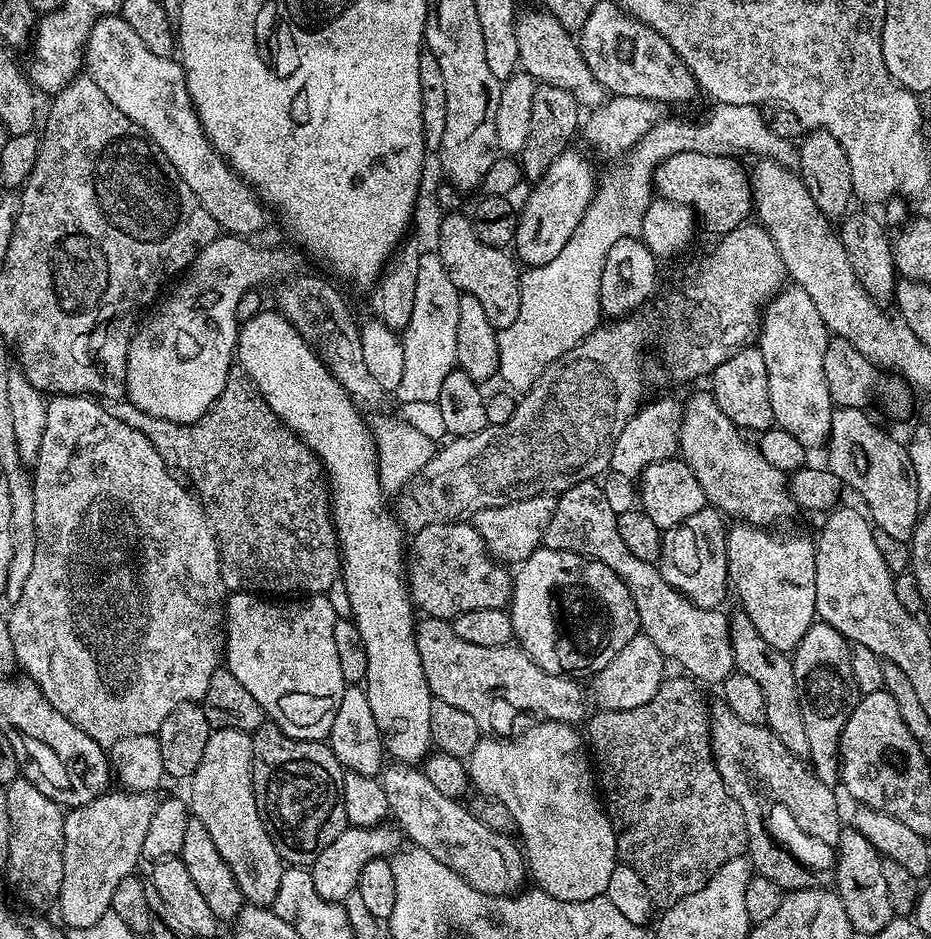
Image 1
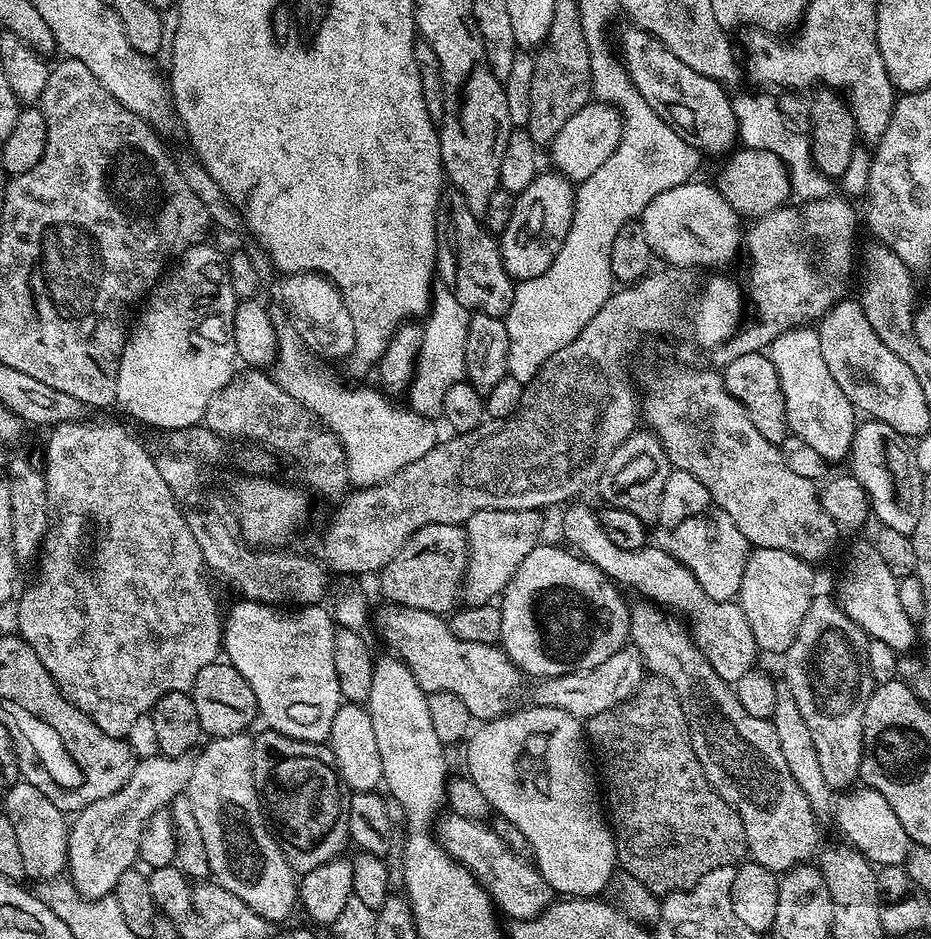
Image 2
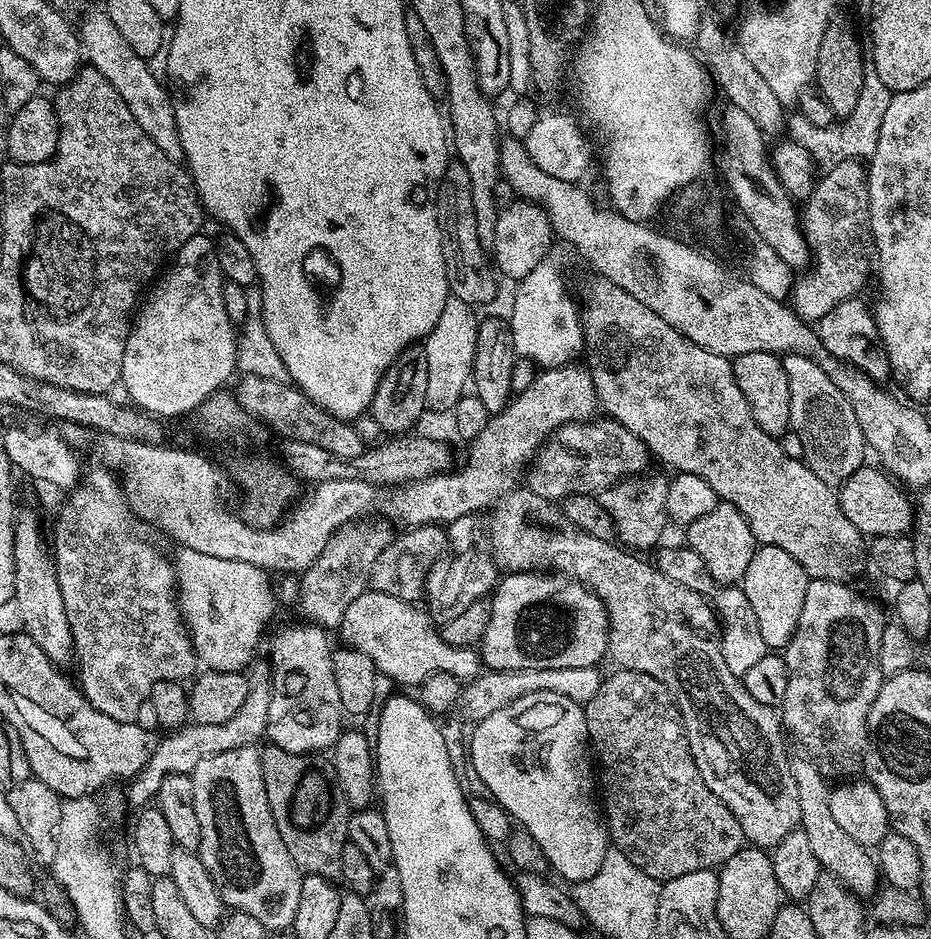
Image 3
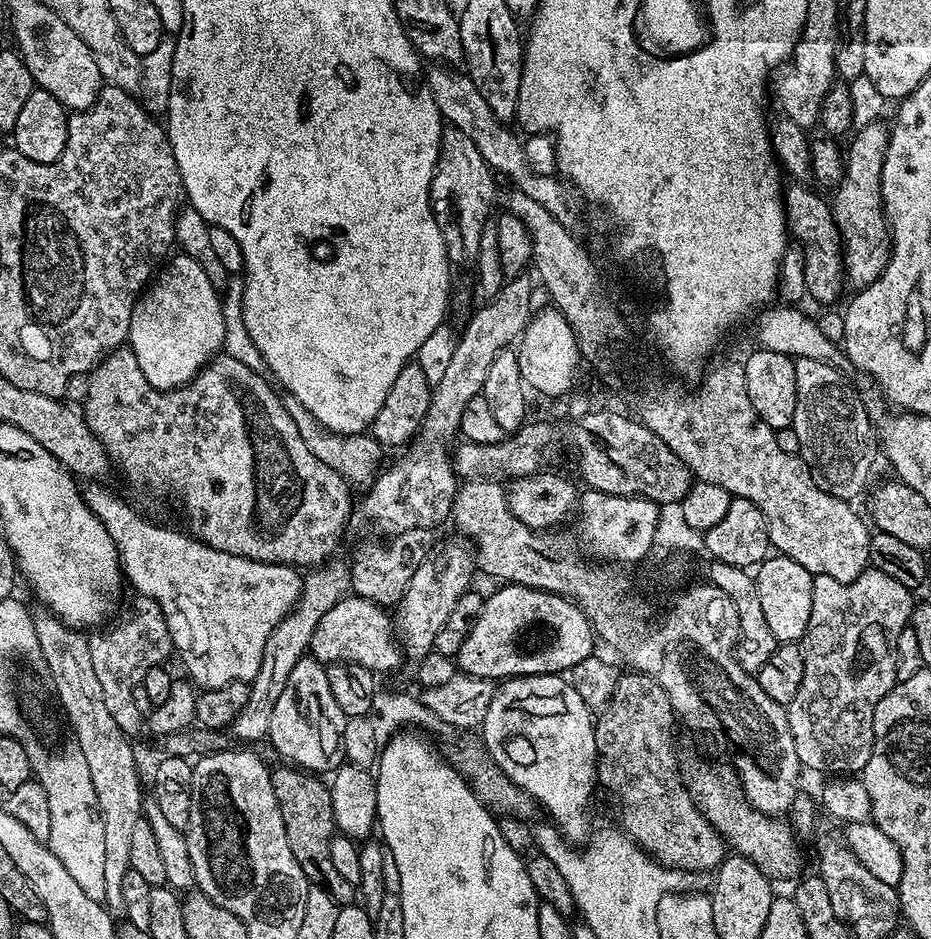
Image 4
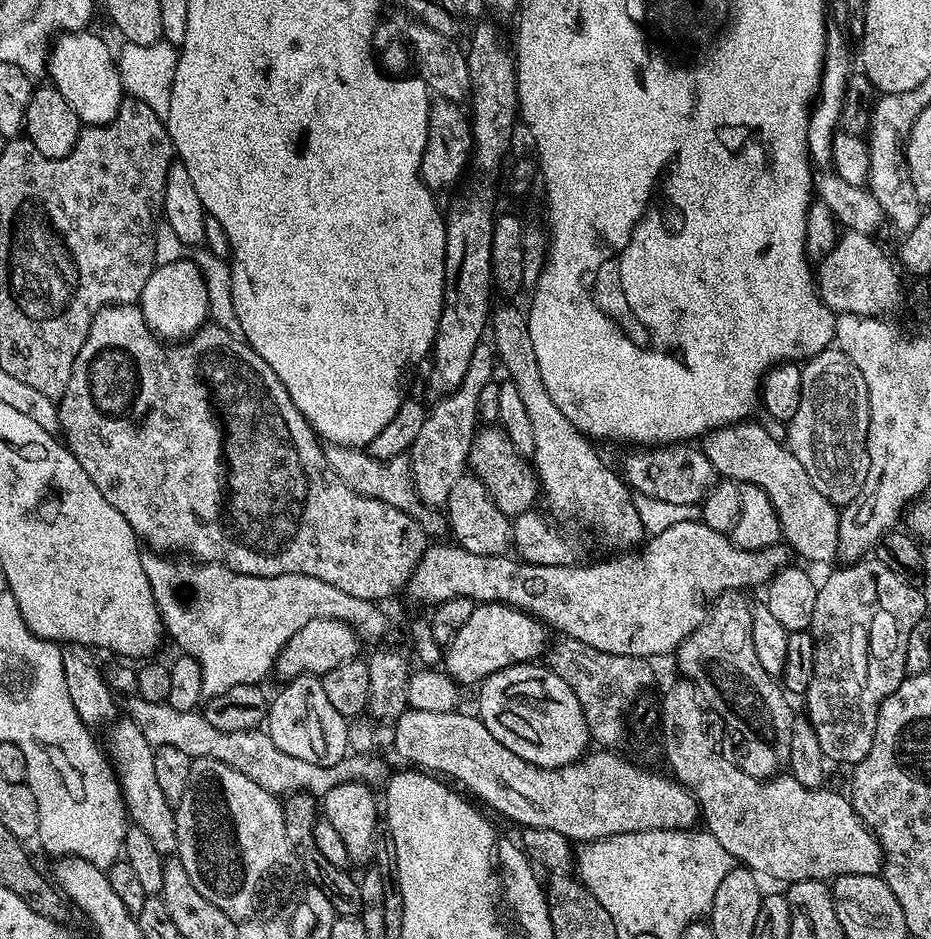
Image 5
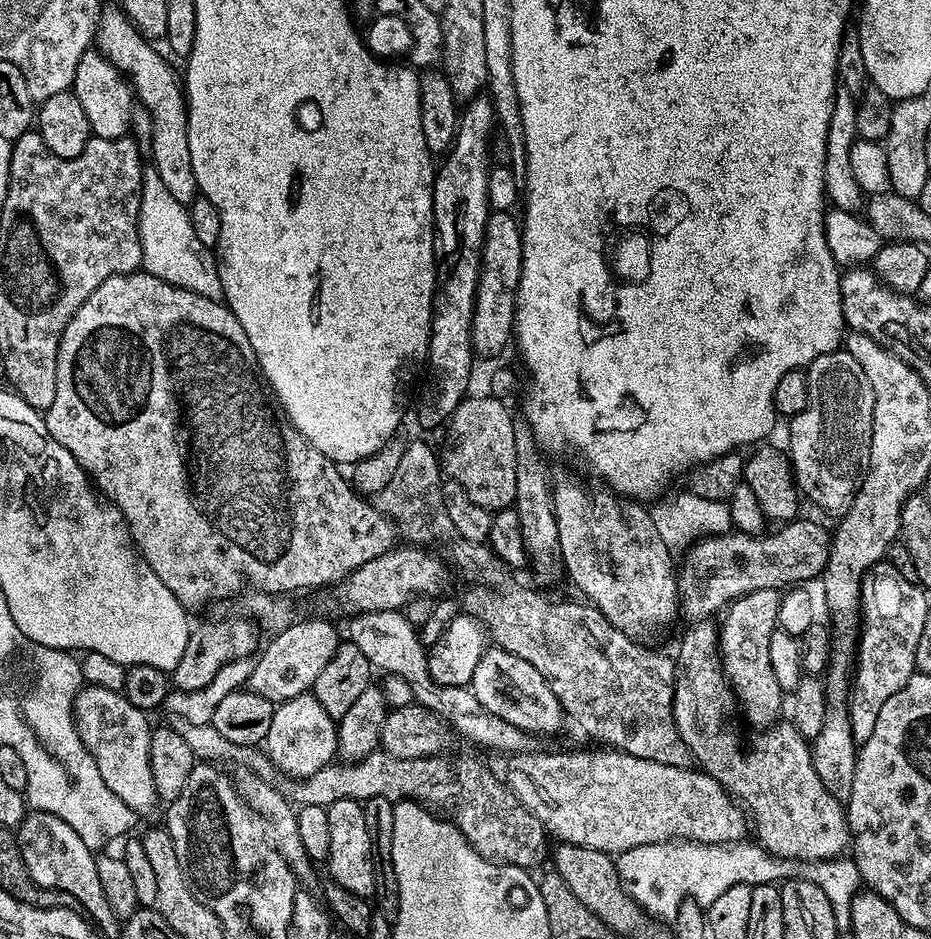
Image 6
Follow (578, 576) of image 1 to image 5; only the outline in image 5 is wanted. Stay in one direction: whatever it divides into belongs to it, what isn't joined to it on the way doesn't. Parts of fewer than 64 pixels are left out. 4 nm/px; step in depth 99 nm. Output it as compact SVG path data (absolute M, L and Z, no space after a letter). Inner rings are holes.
M477 603L474 614L470 614L462 630L458 630L444 648L442 668L457 684L476 686L490 674L511 664L539 661L545 655L548 635L550 632L544 621L528 612L521 612L509 604Z

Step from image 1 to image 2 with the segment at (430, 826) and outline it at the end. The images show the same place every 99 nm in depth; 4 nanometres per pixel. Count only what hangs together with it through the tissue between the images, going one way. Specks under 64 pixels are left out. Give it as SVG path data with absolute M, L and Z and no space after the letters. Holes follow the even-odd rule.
M450 812L437 821L436 837L449 856L471 870L472 876L486 889L493 904L511 921L537 917L555 901L556 893L535 865L513 852L487 823Z

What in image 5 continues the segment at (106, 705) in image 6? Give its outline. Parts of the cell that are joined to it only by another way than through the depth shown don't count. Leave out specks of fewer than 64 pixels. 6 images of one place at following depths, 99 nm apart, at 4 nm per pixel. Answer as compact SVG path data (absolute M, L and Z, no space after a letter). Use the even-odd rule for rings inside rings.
M117 719L108 730L106 752L110 757L110 763L120 785L124 807L128 809L129 821L135 827L141 828L154 841L154 847L162 854L175 853L178 842L176 810L162 794L161 788L158 787L156 775L154 775L156 749L152 747L150 742L146 742L146 737L142 735L142 730L138 730L134 720Z

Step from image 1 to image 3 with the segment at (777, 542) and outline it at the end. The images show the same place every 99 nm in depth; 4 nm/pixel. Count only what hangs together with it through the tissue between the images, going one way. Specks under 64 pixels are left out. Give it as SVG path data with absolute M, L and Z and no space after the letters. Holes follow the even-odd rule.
M759 545L754 558L750 558L742 587L746 598L750 598L750 606L754 606L760 633L770 650L783 650L791 642L799 615L802 614L809 581L810 577L804 573L802 566L798 566L786 550L778 550L778 546Z

